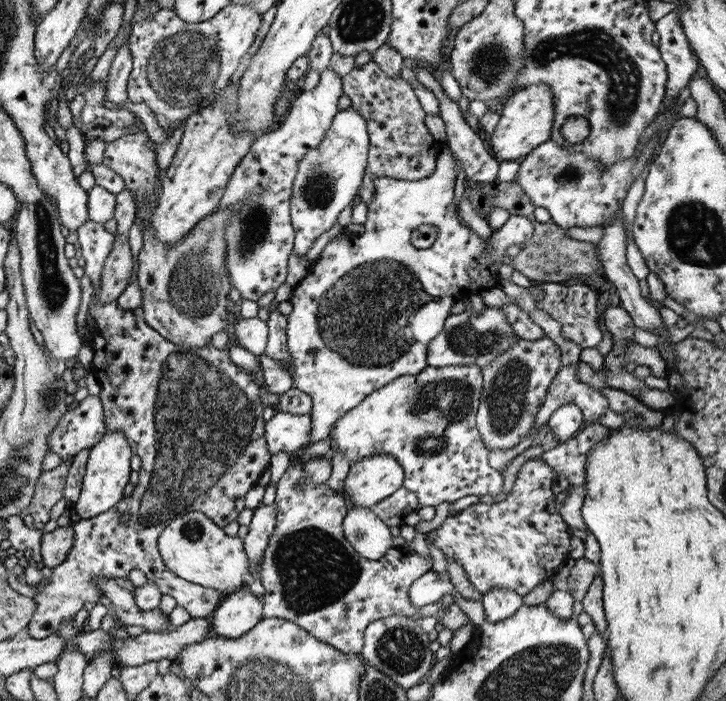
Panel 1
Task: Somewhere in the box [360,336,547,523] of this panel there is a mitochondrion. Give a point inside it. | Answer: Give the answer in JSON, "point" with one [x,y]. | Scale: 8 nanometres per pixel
{"point":[444,399]}

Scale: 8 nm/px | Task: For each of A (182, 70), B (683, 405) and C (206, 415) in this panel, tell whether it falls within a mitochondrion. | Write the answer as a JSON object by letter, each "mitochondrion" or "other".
{"A":"mitochondrion","B":"other","C":"mitochondrion"}

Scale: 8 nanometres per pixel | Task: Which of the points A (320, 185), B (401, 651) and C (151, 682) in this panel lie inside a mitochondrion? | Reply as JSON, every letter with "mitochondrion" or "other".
{"A":"mitochondrion","B":"mitochondrion","C":"other"}

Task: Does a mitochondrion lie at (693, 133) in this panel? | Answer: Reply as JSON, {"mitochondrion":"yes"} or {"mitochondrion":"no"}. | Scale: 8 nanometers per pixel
{"mitochondrion":"no"}

